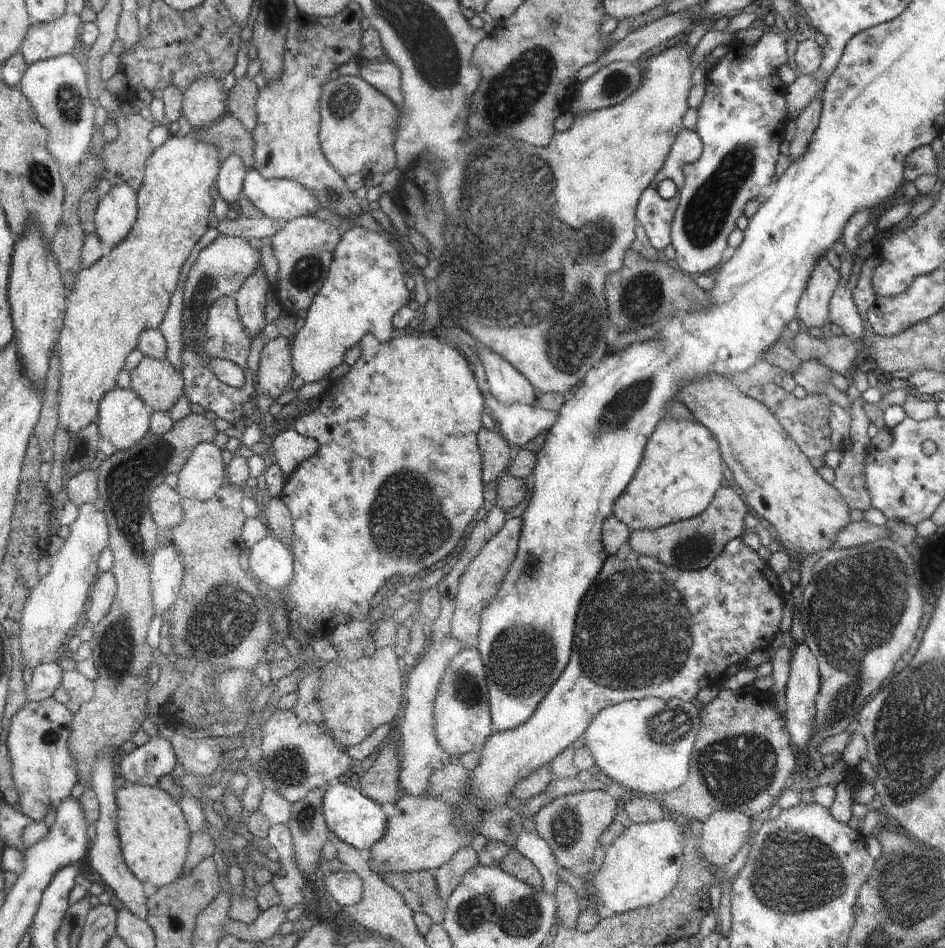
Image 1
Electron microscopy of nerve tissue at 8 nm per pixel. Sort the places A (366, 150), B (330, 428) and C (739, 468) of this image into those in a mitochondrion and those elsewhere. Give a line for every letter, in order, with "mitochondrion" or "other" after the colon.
A: other
B: other
C: other

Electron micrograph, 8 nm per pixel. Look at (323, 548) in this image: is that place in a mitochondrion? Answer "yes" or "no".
no

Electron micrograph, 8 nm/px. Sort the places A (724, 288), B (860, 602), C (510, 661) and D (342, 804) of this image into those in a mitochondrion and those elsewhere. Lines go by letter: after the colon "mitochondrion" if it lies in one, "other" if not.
A: other
B: mitochondrion
C: mitochondrion
D: other

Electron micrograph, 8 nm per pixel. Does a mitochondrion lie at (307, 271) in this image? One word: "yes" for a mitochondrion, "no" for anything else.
yes

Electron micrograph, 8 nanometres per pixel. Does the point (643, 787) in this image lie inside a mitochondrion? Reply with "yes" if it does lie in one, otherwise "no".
no

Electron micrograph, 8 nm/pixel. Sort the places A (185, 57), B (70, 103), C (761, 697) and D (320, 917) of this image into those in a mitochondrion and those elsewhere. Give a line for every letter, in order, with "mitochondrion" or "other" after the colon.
A: mitochondrion
B: mitochondrion
C: other
D: other

